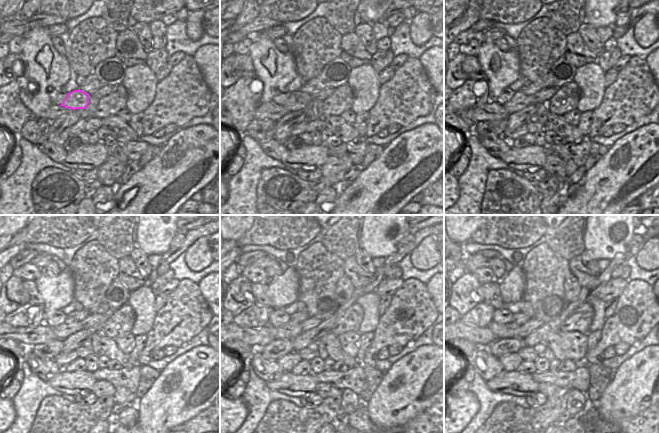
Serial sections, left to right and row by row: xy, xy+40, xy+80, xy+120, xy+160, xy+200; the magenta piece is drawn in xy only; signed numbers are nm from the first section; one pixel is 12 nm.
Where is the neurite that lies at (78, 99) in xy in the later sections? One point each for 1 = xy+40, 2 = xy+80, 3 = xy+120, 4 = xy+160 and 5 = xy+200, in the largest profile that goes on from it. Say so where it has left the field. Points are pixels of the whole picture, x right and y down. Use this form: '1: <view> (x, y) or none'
1: xy+40 (298, 100)
2: xy+80 (519, 101)
3: xy+120 (70, 326)
4: xy+160 (288, 331)
5: xy+200 (508, 330)

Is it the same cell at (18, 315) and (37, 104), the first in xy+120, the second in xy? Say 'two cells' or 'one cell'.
two cells

